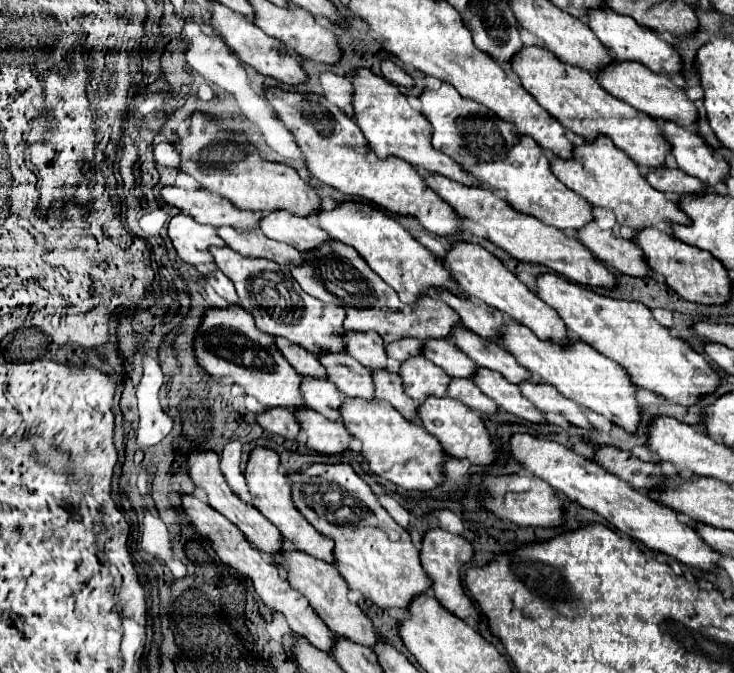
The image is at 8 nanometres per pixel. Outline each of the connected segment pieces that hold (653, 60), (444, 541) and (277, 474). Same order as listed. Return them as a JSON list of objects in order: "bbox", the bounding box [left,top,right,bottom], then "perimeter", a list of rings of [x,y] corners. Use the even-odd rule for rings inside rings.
[{"bbox":[587,5,681,73],"perimeter":[[[601,5],[601,9],[589,9],[587,25],[617,61],[639,61],[639,63],[647,65],[651,71],[655,71],[655,73],[659,73],[661,69],[665,69],[667,73],[681,73],[679,53],[667,41],[657,37],[651,29],[635,23],[633,17],[619,15],[613,9]]]},{"bbox":[419,527,477,619],"perimeter":[[[435,527],[435,529],[425,531],[419,555],[421,555],[421,565],[431,581],[431,595],[435,595],[437,601],[441,601],[441,605],[445,605],[445,609],[449,609],[457,617],[477,619],[477,611],[461,585],[461,567],[463,567],[463,563],[469,563],[473,557],[471,543],[461,535],[455,535],[455,533],[449,533],[449,531]]]},{"bbox":[245,447,333,563],"perimeter":[[[255,447],[249,453],[249,461],[245,465],[245,481],[247,481],[247,489],[251,493],[251,501],[255,505],[257,511],[261,511],[273,525],[277,525],[277,529],[281,531],[281,535],[285,539],[289,539],[293,543],[295,549],[301,549],[313,557],[319,557],[327,563],[333,563],[333,541],[323,537],[319,531],[315,531],[311,527],[311,523],[297,511],[297,507],[291,501],[291,489],[287,485],[287,473],[285,469],[281,469],[281,461],[279,455],[269,449],[269,447]]]}]

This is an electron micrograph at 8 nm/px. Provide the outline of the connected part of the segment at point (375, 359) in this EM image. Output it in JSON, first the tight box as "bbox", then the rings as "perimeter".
{"bbox":[345,329,387,369],"perimeter":[[[345,329],[345,353],[369,369],[387,367],[385,343],[377,333],[349,333]]]}

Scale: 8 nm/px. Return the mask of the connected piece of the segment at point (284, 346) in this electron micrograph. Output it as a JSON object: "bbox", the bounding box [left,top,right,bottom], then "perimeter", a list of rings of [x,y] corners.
{"bbox":[273,337,325,379],"perimeter":[[[273,337],[277,341],[277,349],[281,349],[283,357],[297,369],[297,373],[307,375],[307,377],[323,377],[325,379],[325,367],[319,365],[317,357],[309,353],[307,349],[301,349],[299,345],[285,341],[283,337]]]}

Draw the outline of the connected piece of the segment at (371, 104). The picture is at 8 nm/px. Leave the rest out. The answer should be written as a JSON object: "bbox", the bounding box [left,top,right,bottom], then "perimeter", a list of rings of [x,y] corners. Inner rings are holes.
{"bbox":[349,69,479,185],"perimeter":[[[357,69],[355,75],[351,75],[349,79],[353,83],[355,121],[361,129],[361,133],[365,135],[369,149],[373,149],[373,153],[377,157],[383,159],[383,157],[395,155],[427,173],[441,173],[441,175],[455,179],[459,183],[465,183],[465,185],[479,185],[479,181],[471,179],[455,161],[451,161],[451,157],[433,149],[433,145],[431,145],[433,129],[431,129],[429,121],[425,119],[425,115],[421,111],[415,111],[411,107],[407,95],[403,95],[397,85],[393,85],[391,81],[387,81],[381,75],[371,73],[369,69]]]}

